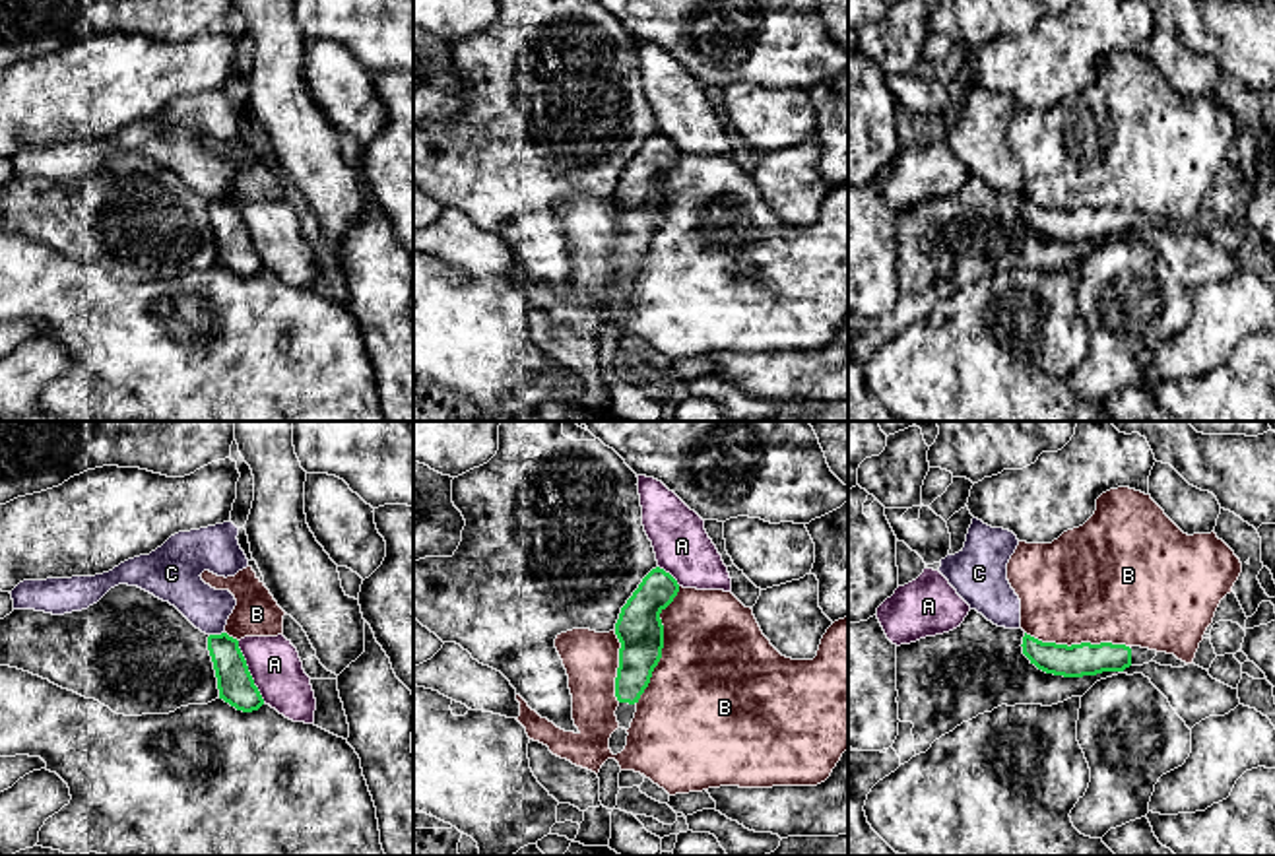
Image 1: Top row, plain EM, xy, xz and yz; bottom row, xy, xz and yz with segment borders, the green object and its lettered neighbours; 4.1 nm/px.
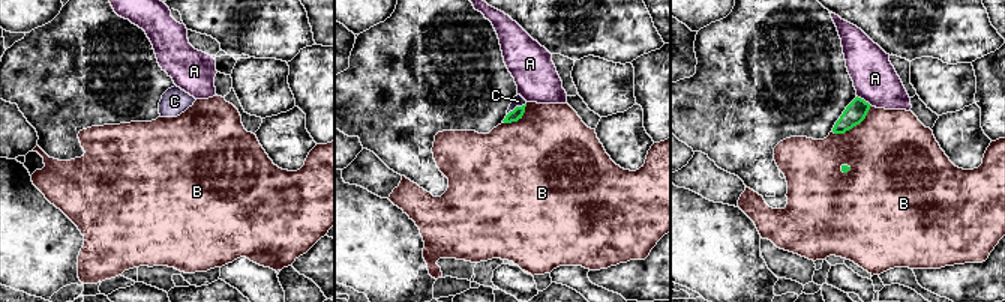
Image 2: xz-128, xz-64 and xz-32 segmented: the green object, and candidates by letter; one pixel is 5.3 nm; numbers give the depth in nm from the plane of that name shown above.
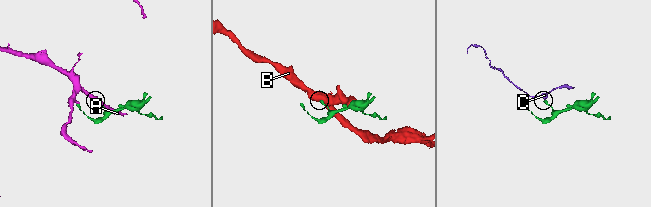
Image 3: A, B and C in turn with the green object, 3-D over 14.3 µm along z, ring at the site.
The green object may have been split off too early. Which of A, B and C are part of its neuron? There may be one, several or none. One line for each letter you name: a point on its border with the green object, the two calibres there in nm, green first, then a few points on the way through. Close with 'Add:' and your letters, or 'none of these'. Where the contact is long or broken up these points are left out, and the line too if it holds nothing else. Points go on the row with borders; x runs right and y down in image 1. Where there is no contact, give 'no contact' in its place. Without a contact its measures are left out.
Add: none of these

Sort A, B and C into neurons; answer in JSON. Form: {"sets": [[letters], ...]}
{"sets": [["A"], ["B"], ["C"]]}

